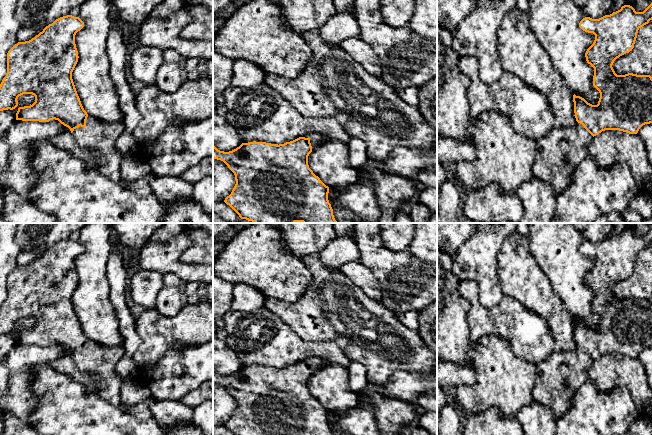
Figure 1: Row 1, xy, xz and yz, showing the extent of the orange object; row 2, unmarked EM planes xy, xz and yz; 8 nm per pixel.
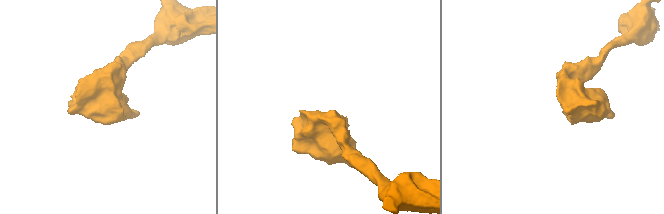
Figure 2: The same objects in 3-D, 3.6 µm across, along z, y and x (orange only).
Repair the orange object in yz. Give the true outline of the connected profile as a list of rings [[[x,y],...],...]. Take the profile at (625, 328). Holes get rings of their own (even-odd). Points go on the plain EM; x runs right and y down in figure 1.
[[[652,227],[643,235],[636,236],[630,229],[599,243],[583,242],[579,251],[595,259],[593,268],[585,277],[586,285],[594,292],[593,310],[599,315],[597,329],[573,319],[576,349],[570,352],[554,351],[546,360],[536,364],[534,388],[535,402],[544,405],[557,419],[565,415],[574,401],[579,388],[588,379],[587,370],[593,361],[605,354],[619,354],[637,358],[639,353],[652,347],[652,301],[628,297],[617,299],[612,291],[620,280],[634,272],[638,254],[652,244]]]

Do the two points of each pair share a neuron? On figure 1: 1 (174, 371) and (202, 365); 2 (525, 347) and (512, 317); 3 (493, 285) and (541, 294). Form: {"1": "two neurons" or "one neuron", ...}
{"1": "one neuron", "2": "one neuron", "3": "two neurons"}

